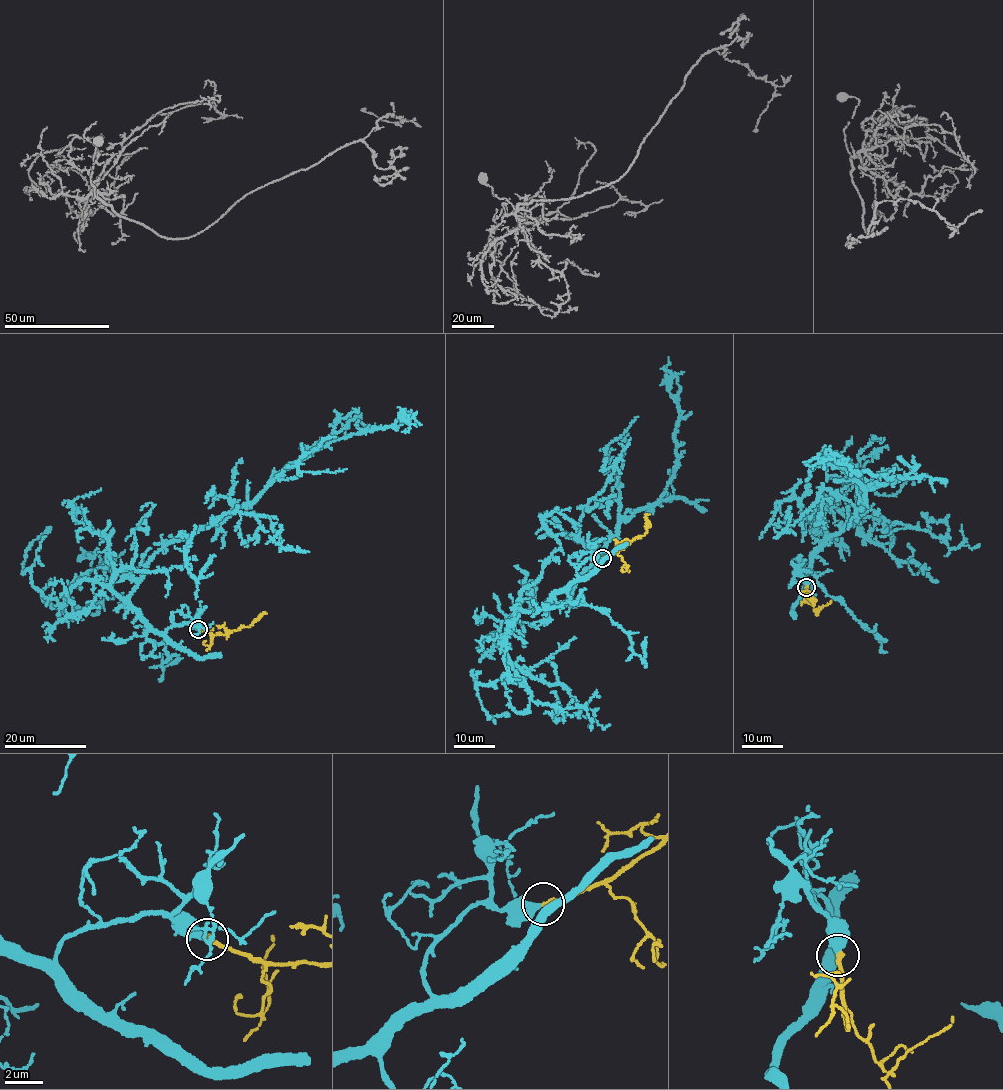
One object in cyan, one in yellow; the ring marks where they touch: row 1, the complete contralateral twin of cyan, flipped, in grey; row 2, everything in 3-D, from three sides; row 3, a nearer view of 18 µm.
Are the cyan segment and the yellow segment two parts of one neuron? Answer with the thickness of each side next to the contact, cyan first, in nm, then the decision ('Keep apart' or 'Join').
Thickness 460 nm (cyan) against 240 nm. Join

